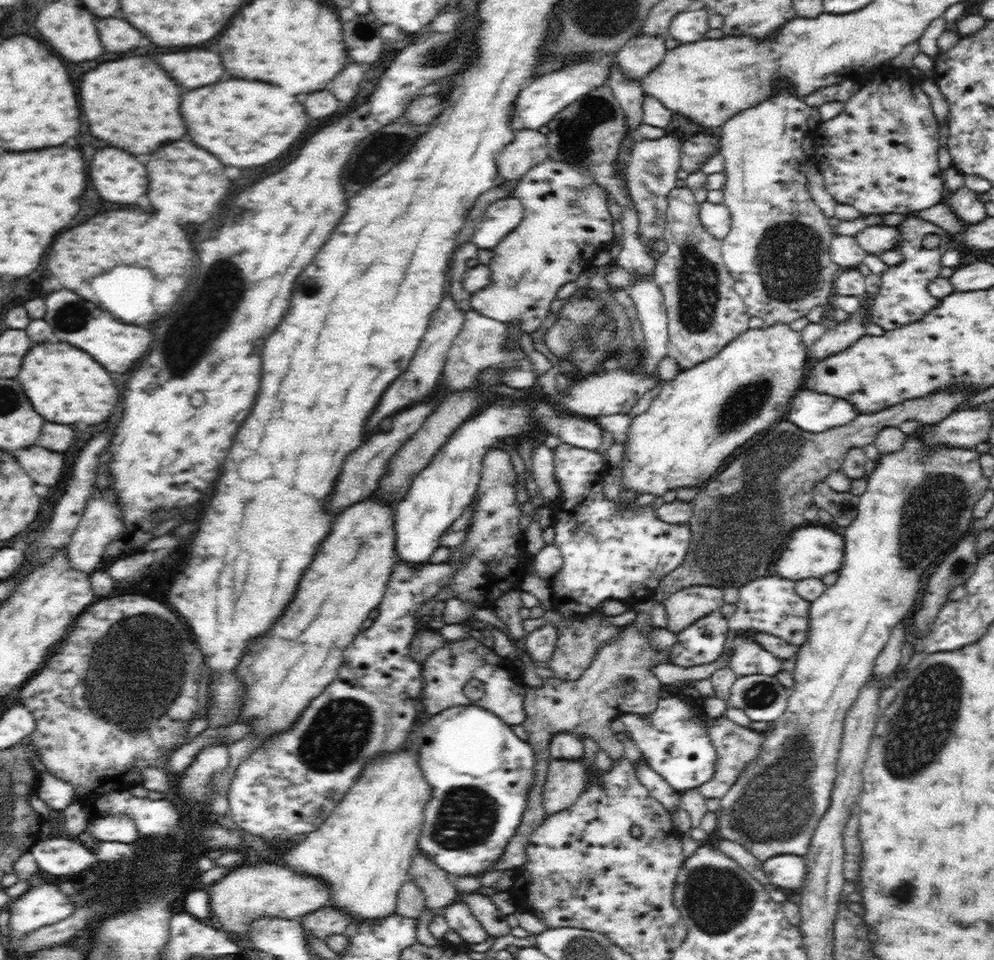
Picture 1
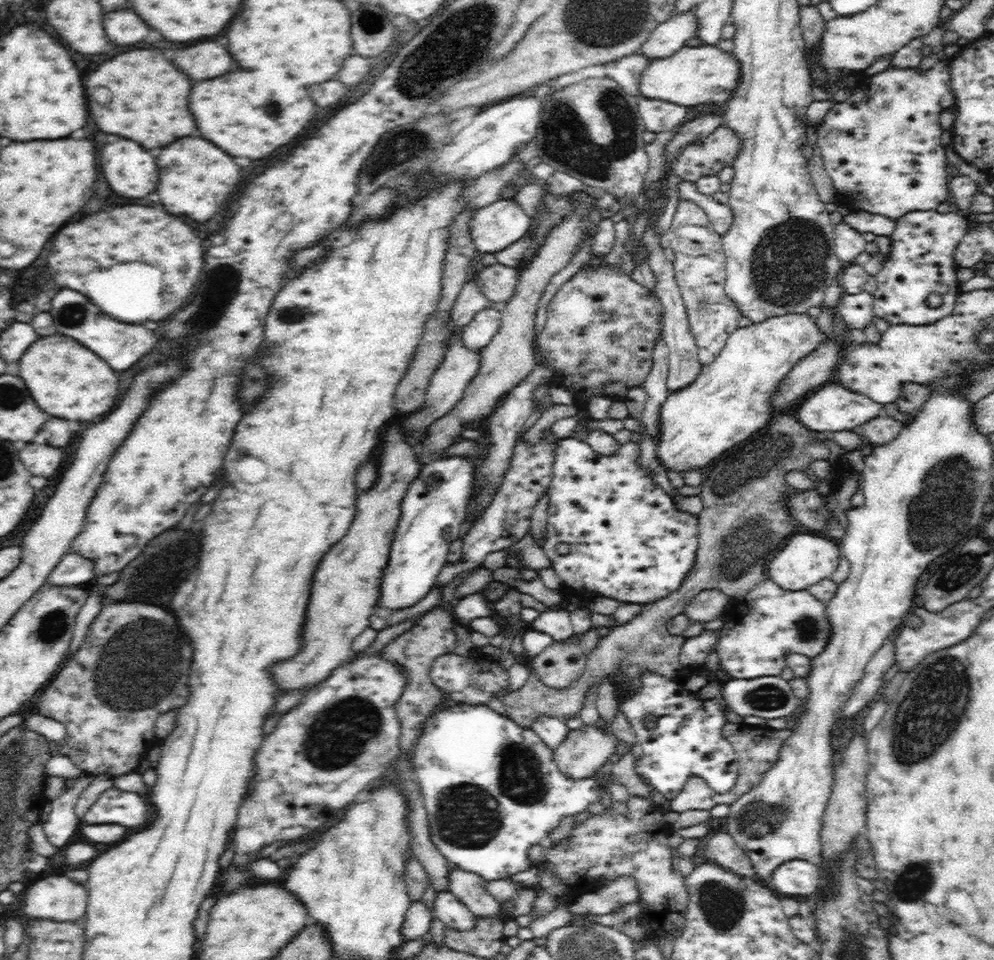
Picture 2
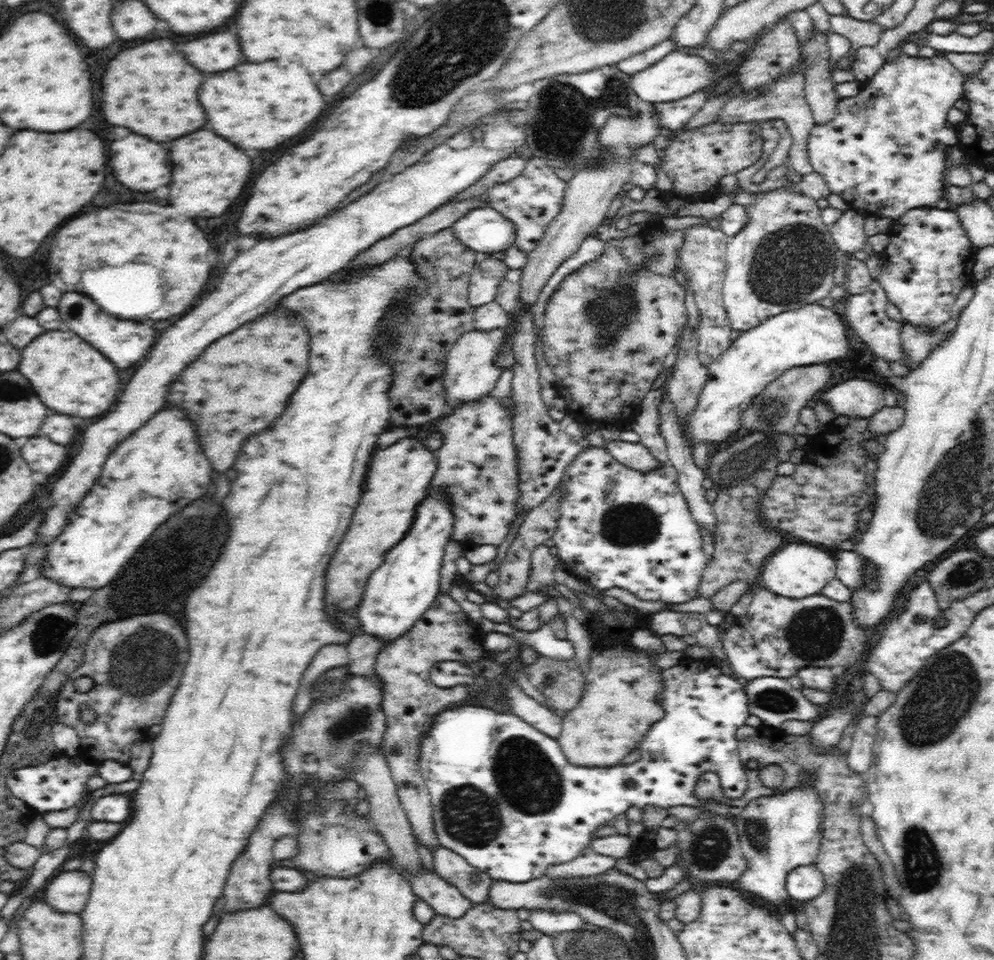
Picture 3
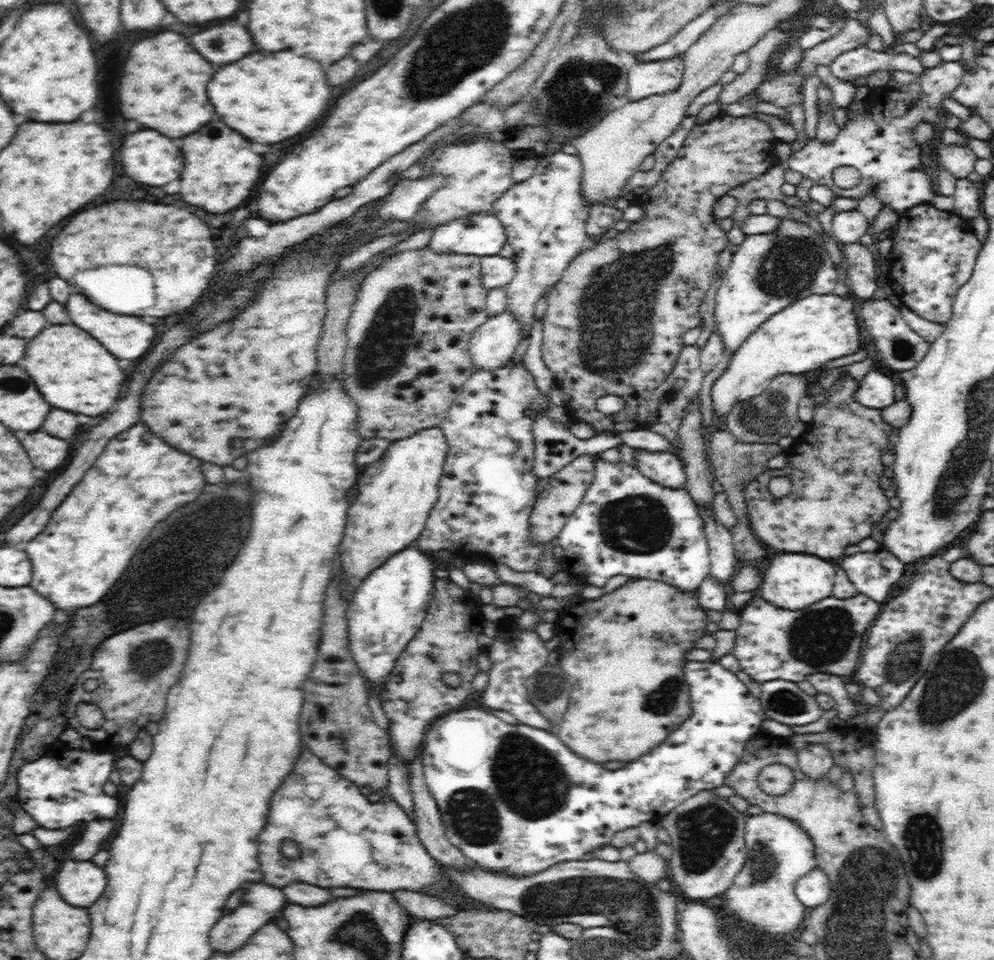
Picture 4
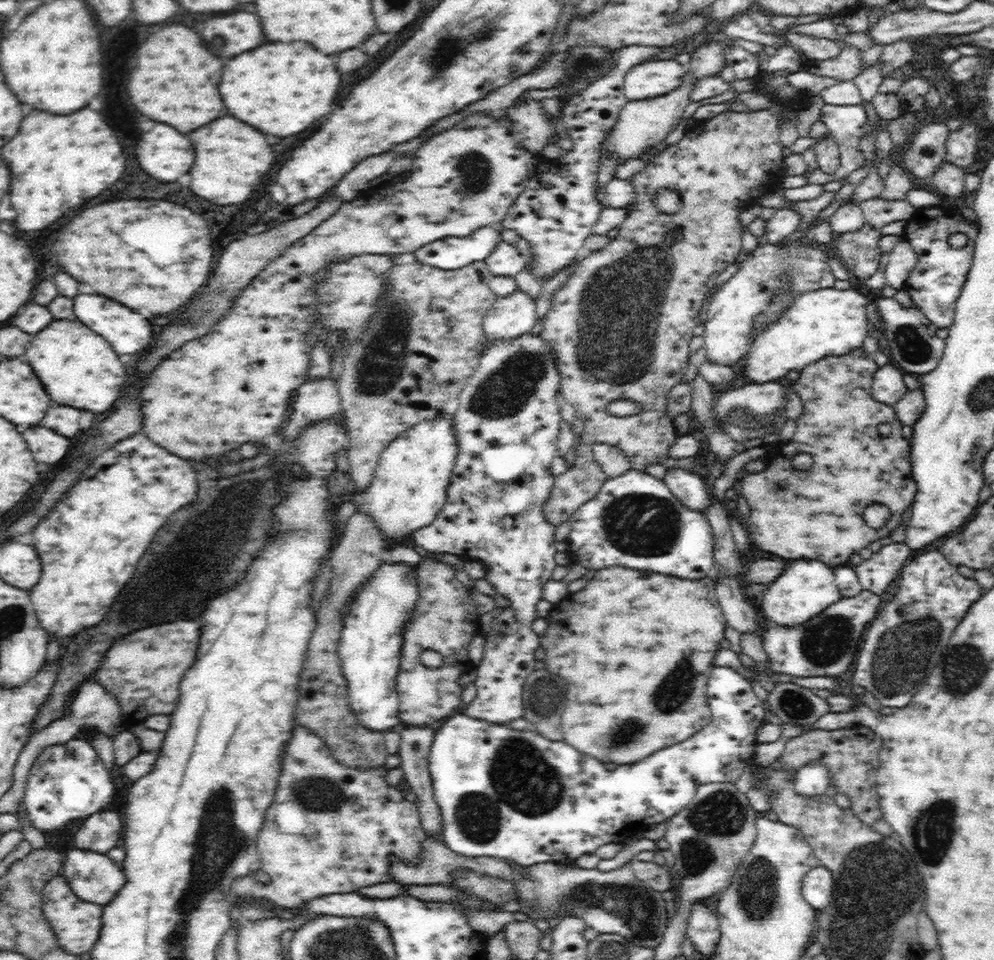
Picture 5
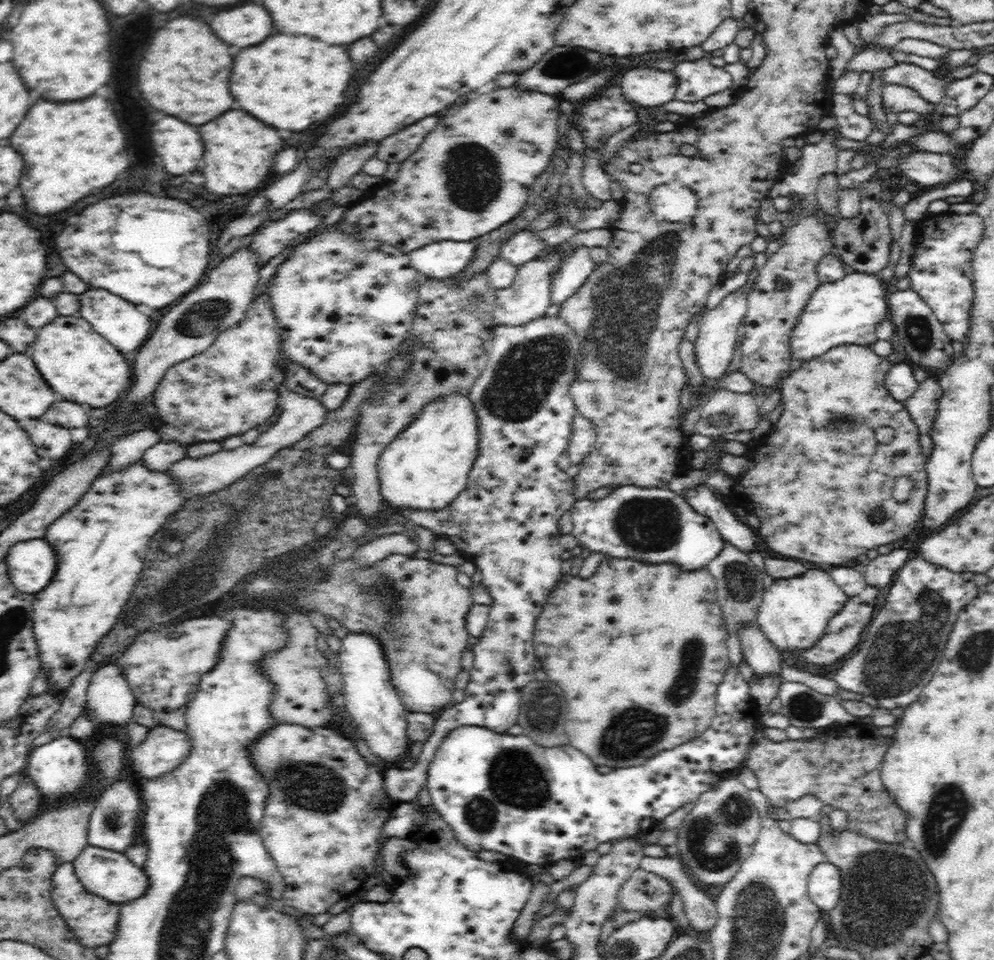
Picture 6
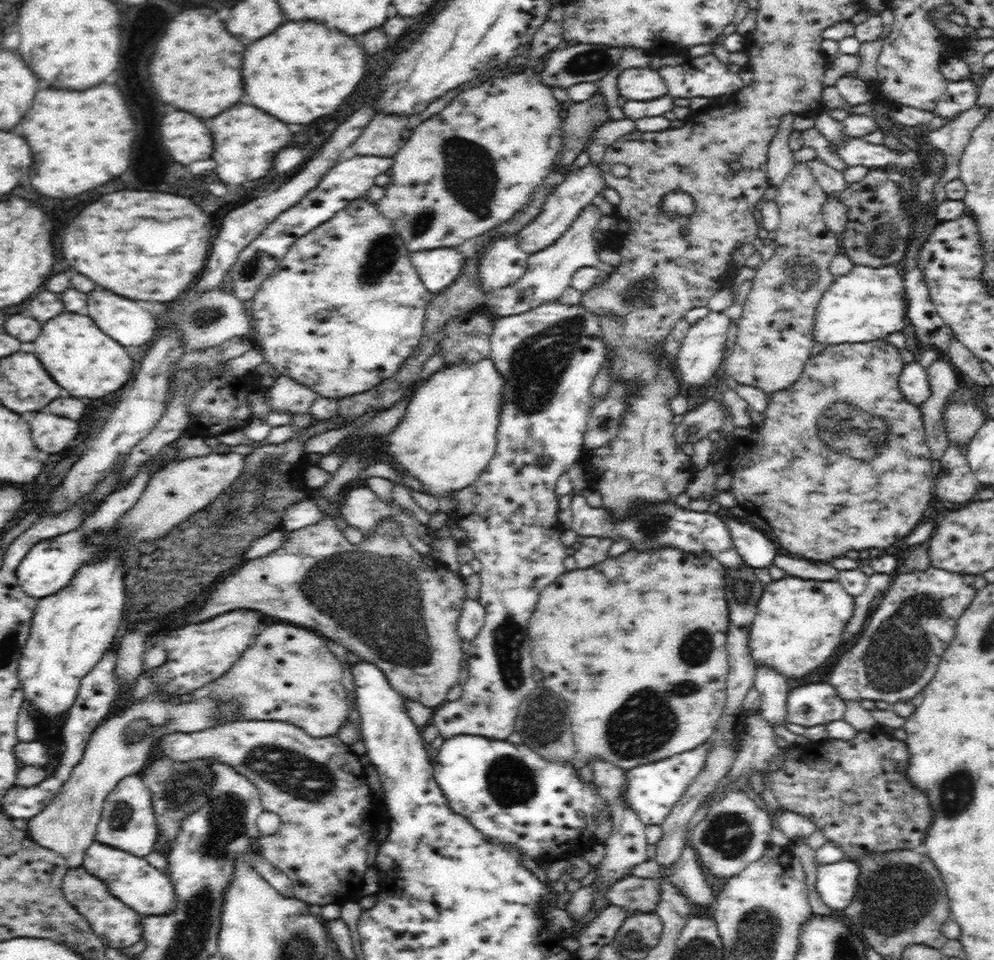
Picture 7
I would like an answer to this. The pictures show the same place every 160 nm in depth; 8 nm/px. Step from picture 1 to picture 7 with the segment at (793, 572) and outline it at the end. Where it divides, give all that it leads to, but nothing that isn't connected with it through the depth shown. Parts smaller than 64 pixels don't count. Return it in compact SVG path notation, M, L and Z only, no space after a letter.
M783 577L765 585L756 606L756 616L748 632L748 647L754 666L768 665L788 678L802 678L816 668L820 668L841 647L844 627L855 612L855 597L836 582Z

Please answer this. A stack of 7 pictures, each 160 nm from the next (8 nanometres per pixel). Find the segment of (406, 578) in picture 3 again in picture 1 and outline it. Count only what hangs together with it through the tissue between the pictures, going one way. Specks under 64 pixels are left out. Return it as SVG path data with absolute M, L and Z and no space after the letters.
M506 398L492 399L485 404L473 417L465 420L456 430L452 431L450 438L446 441L434 455L434 458L426 465L426 468L413 478L408 492L404 494L402 500L393 509L395 521L395 543L397 559L415 567L416 565L427 565L431 554L438 548L440 537L448 532L448 528L457 521L468 506L473 502L475 492L479 487L481 462L488 450L494 449L496 442L502 442L504 438L519 436L524 433L543 431L547 434L559 435L562 443L597 450L602 444L603 429L594 423L592 419L583 418L571 412L564 413L559 408L554 407L550 399L542 399L538 402L530 401L510 401Z

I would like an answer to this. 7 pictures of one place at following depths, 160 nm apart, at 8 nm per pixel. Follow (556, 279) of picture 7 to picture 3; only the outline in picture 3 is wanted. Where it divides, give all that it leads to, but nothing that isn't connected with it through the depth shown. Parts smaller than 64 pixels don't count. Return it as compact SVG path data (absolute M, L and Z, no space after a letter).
M506 328L492 331L472 330L462 334L447 354L443 372L444 391L448 408L460 406L462 402L472 402L486 397L494 390L502 368L495 363L495 356L507 341Z

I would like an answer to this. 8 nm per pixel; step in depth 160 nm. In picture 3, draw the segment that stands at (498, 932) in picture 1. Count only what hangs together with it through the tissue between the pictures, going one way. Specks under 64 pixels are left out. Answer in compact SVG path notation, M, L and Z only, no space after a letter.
M443 846L434 848L432 856L435 872L452 883L470 902L474 905L488 902L488 890L494 881L492 878Z

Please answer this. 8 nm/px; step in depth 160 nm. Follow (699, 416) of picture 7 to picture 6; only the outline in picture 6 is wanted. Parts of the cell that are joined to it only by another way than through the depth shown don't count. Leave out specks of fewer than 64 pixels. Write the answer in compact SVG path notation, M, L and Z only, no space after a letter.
M718 389L699 408L700 417L695 424L694 434L718 439L728 432L756 428L760 416L757 401L761 398L754 393L738 394L727 389Z

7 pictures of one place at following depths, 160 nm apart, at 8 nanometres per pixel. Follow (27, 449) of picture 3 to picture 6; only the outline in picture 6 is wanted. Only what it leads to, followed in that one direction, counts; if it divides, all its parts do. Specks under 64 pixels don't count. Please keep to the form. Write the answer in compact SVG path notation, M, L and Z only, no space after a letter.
M20 420L20 426L28 430L32 442L36 444L36 450L42 458L62 458L68 450L72 450L72 434L68 428L46 424L40 420Z

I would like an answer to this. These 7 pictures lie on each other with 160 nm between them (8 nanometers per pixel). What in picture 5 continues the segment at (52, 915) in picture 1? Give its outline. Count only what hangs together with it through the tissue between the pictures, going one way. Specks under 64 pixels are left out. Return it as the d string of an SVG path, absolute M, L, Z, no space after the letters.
M70 849L65 853L61 875L80 899L104 905L125 883L122 864L91 850Z

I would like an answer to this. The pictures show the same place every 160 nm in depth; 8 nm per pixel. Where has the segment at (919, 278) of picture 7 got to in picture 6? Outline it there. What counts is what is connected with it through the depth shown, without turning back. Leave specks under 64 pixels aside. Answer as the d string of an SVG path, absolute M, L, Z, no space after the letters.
M912 290L898 291L888 296L887 303L890 310L889 320L894 324L896 338L898 342L902 342L904 352L912 364L918 364L927 371L938 371L950 356L954 356L953 340L945 333L944 326L920 295Z

